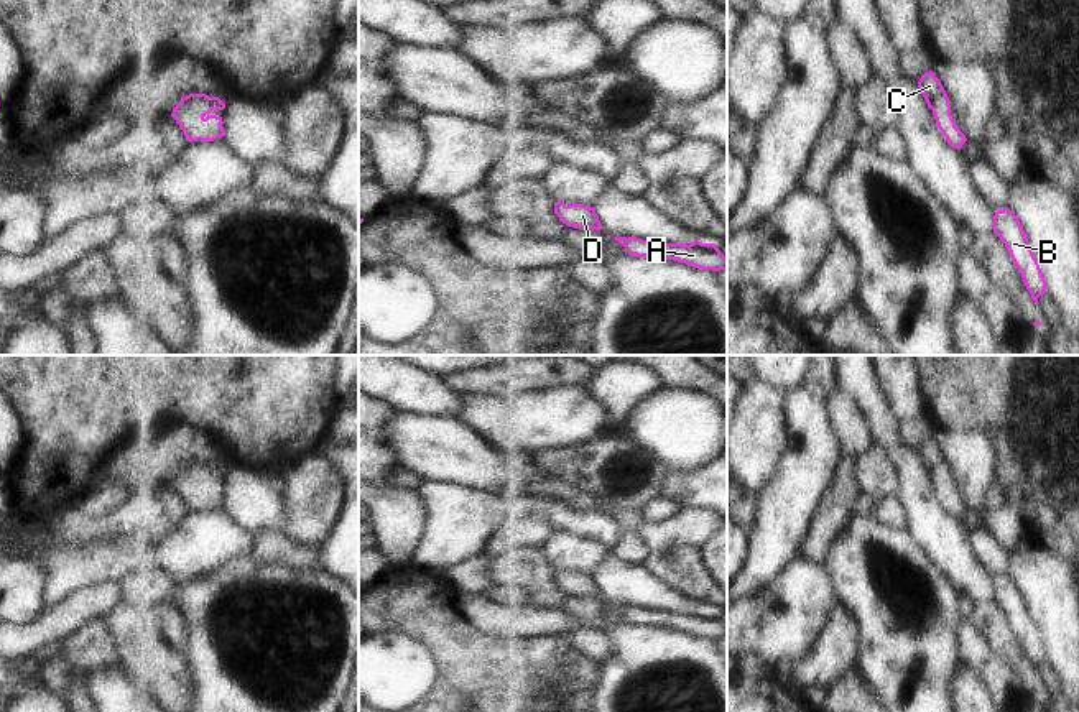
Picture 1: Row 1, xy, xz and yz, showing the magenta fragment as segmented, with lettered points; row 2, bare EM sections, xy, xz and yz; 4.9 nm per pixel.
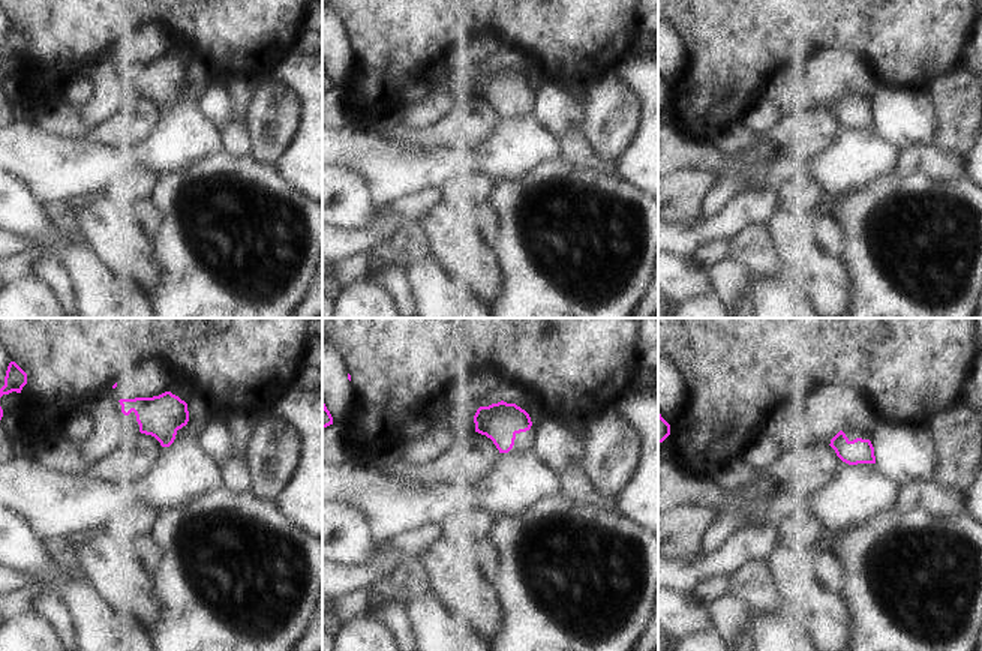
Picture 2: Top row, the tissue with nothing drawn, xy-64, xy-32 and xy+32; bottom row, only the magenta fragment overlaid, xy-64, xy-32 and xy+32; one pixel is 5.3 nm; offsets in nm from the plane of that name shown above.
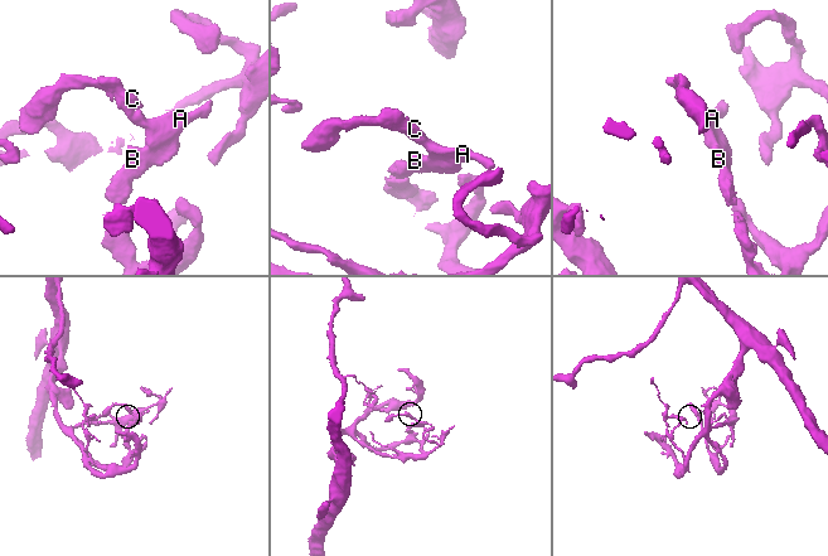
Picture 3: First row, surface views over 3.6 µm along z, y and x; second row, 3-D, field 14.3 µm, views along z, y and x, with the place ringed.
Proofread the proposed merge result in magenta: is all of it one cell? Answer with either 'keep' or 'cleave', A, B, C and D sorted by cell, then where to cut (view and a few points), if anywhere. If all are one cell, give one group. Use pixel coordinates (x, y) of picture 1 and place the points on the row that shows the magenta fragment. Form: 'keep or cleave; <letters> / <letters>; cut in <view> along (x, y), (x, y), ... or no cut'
keep; A B C D; no cut

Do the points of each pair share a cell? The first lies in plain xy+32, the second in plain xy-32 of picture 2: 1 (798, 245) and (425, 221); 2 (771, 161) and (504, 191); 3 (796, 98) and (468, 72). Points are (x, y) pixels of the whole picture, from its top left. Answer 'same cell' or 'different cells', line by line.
1: same cell
2: different cells
3: same cell

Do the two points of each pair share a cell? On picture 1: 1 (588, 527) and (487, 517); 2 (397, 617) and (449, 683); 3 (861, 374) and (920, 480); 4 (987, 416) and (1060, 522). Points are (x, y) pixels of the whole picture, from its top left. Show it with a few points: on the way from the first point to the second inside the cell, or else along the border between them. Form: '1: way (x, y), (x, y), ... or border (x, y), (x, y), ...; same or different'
1: way (563, 515), (548, 505), (512, 505); same
2: way (416, 622), (449, 655), (449, 663); same
3: way (870, 400), (882, 420), (887, 439), (900, 454); same
4: way (1014, 443), (1060, 489), (1060, 495); same

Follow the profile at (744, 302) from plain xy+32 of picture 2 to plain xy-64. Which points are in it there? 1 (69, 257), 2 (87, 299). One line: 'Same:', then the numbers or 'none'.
Same: none

